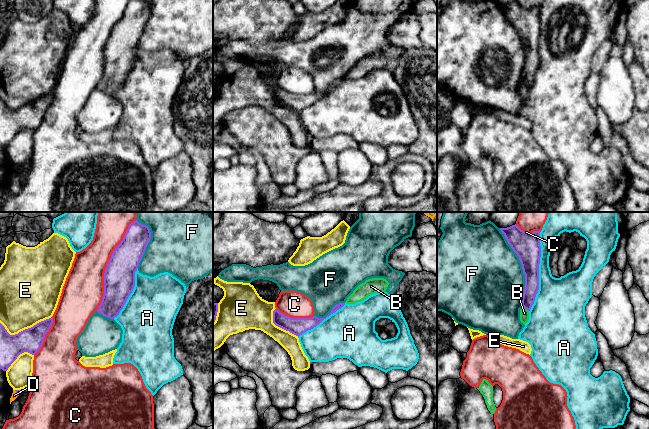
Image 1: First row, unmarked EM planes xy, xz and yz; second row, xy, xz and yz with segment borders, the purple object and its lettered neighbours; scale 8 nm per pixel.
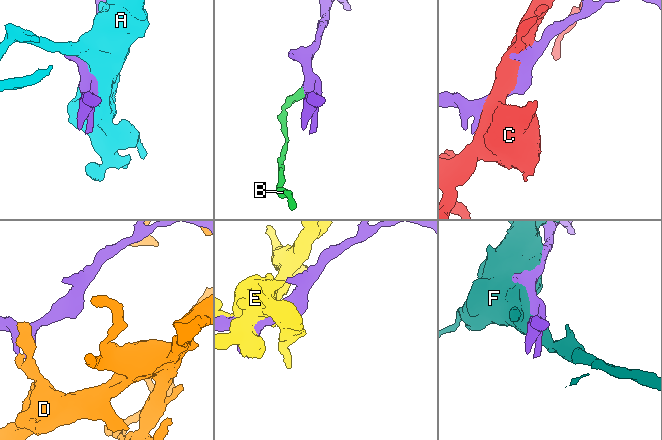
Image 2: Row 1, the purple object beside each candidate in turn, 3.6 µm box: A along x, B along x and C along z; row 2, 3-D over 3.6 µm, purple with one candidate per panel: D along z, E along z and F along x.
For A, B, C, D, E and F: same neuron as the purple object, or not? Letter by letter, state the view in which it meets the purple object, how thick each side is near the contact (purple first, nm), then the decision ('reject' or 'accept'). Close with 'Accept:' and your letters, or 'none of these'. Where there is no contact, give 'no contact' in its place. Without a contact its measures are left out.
A: yz | 200/300 nm | reject
B: yz | 110/80 nm | reject
C: xy | 260/320 nm | reject
D: xy | 30/50 nm | reject
E: xy | 200/440 nm | reject
F: yz | 200/500 nm | reject
Accept: none of these

